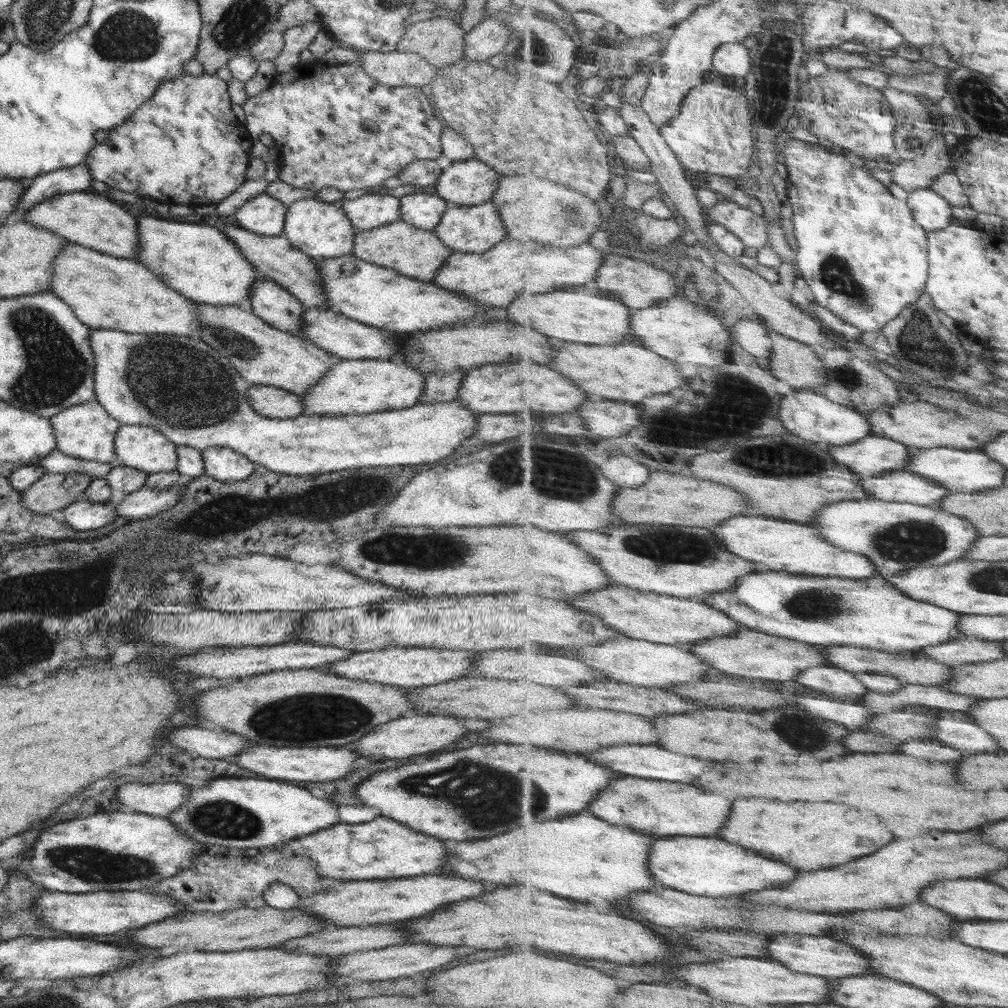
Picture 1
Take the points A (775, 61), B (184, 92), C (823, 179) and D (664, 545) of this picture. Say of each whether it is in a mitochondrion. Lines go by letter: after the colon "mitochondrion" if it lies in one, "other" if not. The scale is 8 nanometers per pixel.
A: mitochondrion
B: other
C: other
D: mitochondrion

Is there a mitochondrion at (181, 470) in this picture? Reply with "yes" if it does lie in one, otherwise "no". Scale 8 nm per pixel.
no

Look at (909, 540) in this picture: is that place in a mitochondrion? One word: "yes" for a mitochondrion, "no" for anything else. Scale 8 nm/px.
yes

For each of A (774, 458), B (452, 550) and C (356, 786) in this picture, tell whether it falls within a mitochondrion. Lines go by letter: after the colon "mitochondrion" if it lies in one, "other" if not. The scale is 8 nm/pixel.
A: mitochondrion
B: mitochondrion
C: other

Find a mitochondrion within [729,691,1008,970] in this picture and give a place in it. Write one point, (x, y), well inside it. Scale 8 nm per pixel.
(796, 732)

